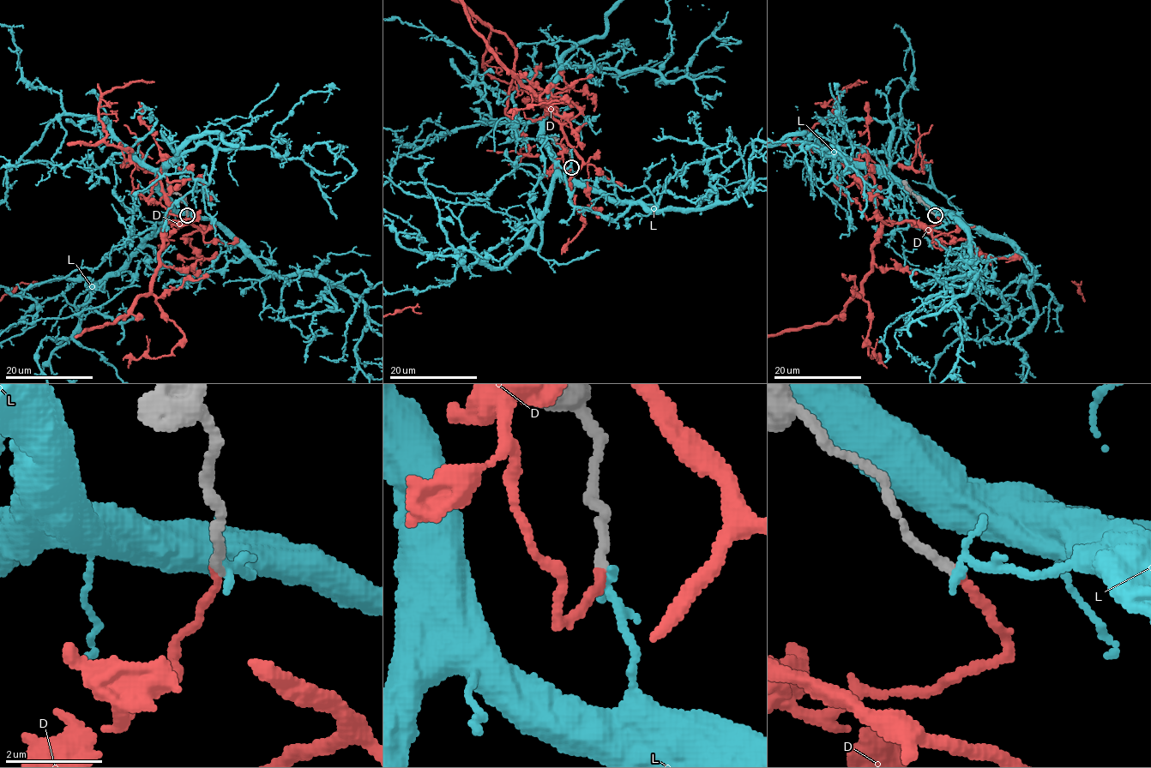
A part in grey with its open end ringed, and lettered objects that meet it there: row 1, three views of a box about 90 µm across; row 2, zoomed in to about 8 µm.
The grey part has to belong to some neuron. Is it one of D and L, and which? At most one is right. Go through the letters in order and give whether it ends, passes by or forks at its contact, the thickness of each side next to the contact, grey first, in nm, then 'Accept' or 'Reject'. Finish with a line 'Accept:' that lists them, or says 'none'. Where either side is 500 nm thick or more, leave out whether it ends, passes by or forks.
D: It ends there. Thickness 190 nm (grey) against 140 nm. Accept
L: It ends there. Thickness 180 nm (grey) against 200 nm. Reject
Accept: D

